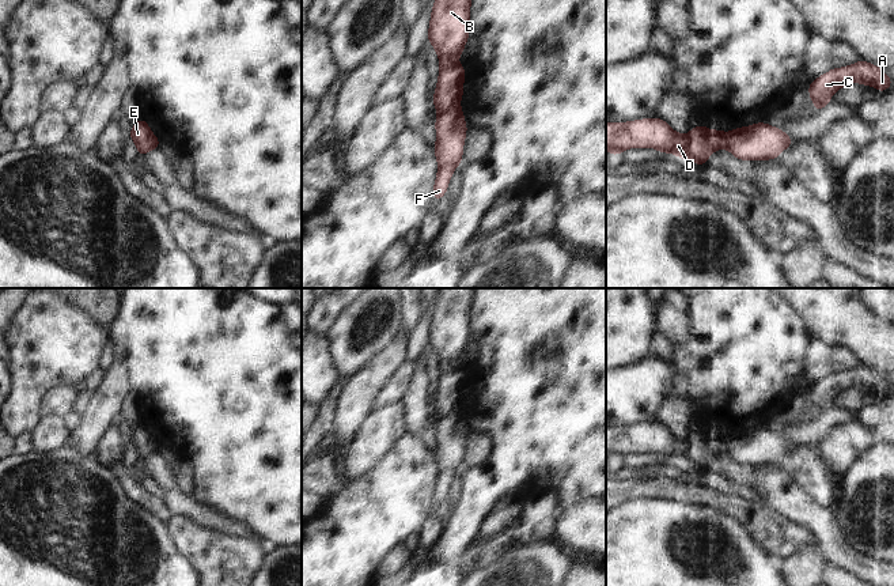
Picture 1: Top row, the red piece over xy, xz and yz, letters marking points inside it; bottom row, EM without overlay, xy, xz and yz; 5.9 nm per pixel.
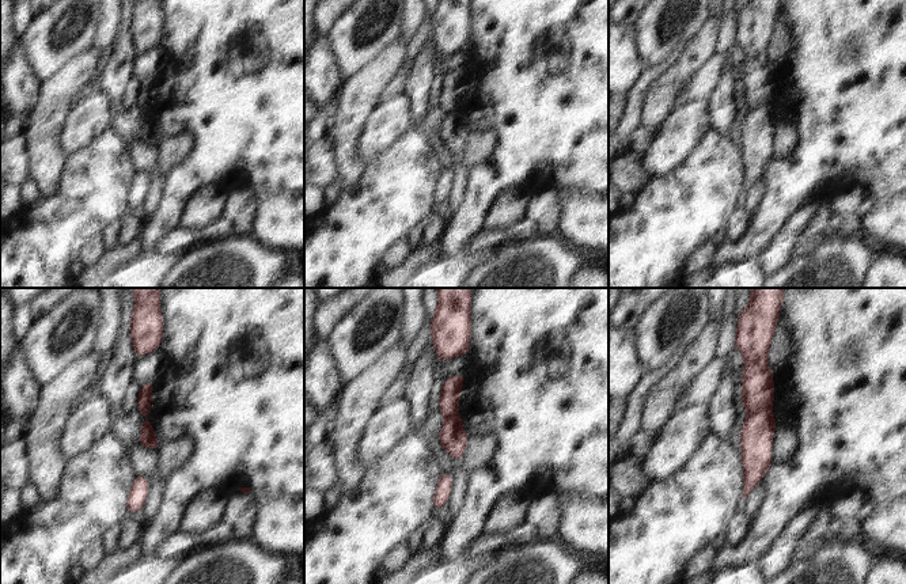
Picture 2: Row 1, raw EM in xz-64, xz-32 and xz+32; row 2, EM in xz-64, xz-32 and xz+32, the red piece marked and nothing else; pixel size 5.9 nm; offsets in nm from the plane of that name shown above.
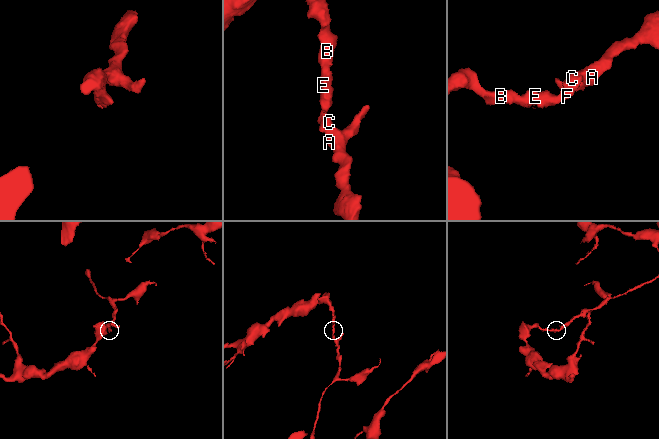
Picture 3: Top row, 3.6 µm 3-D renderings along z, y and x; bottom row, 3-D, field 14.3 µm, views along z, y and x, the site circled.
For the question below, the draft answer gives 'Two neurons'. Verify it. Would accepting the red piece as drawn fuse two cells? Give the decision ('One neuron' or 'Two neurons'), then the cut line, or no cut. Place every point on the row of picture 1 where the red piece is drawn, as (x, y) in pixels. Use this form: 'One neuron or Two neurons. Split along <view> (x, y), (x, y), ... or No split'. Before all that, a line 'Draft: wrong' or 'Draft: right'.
Draft: right
Two neurons. Split along xz (457, 104), (439, 114).

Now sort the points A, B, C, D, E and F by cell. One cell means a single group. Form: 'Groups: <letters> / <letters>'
Groups: A C F / B D E.

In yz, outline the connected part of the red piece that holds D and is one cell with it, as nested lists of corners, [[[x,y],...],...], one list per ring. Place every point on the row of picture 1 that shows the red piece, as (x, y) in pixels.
[[[659,117],[632,122],[606,122],[606,150],[611,155],[617,156],[621,151],[633,147],[655,147],[660,154],[671,152],[687,162],[705,166],[713,151],[730,150],[724,132],[709,131],[704,125],[698,125],[682,136]]]

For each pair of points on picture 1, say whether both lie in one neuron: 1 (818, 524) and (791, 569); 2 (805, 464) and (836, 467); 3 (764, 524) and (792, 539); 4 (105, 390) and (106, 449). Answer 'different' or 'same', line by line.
1: different
2: different
3: same
4: different

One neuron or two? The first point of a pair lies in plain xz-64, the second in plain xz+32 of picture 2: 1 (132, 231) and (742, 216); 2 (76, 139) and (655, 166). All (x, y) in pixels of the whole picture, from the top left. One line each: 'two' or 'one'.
1: one
2: one

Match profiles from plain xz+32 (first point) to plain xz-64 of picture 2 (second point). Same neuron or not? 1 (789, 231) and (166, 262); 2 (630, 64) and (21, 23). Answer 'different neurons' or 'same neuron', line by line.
1: different neurons
2: different neurons

